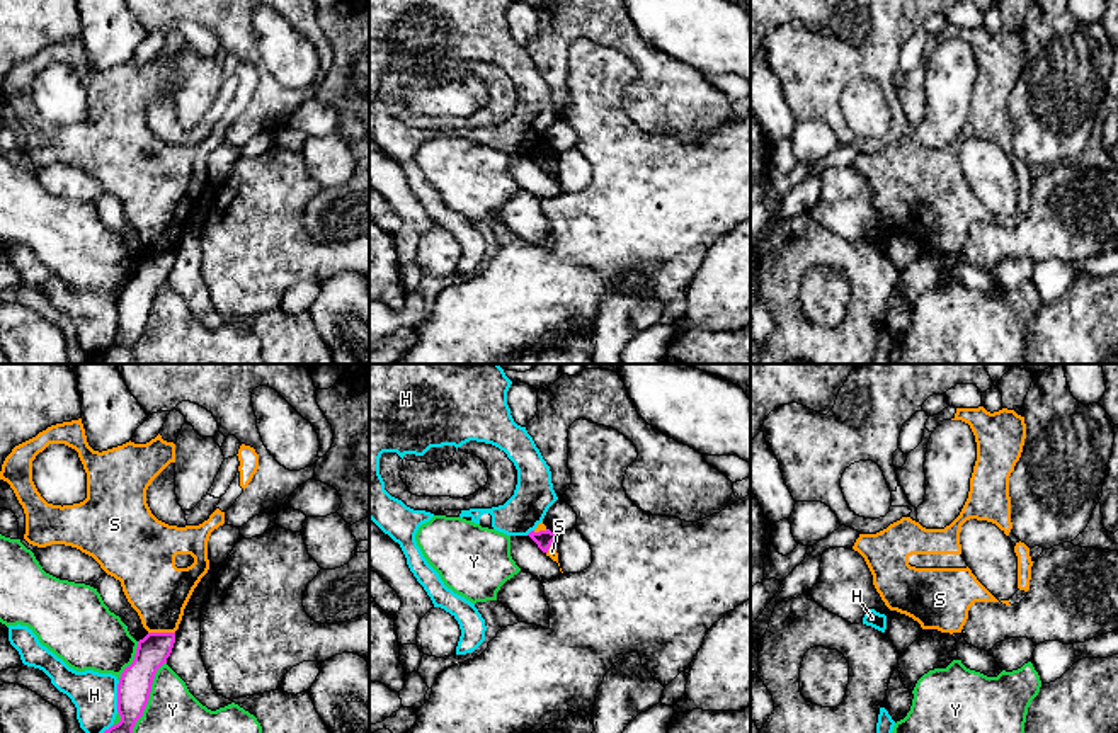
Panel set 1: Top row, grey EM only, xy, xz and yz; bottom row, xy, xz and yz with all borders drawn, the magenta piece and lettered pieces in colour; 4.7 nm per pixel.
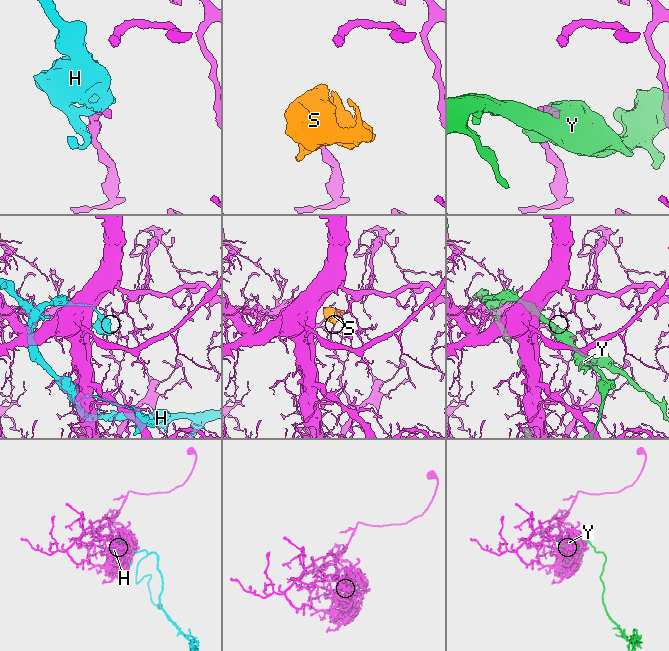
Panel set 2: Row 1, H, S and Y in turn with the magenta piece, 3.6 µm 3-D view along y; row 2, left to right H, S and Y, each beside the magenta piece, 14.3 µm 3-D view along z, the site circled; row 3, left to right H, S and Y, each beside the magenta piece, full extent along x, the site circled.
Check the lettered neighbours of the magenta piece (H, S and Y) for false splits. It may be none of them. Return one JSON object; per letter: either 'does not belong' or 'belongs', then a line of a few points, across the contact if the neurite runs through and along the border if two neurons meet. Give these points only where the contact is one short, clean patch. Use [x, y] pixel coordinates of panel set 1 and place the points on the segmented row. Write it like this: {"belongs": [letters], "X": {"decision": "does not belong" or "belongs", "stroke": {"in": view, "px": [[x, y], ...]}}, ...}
{"belongs": [], "H": {"decision": "does not belong"}, "S": {"decision": "does not belong", "stroke": {"in": "xy", "px": [[148, 631], [174, 633]]}}, "Y": {"decision": "does not belong"}}

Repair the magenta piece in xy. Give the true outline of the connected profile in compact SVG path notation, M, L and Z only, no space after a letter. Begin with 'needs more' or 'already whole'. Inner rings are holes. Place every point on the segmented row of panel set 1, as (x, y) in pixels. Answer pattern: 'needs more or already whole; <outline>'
already whole; M148 633L138 641L134 660L124 668L117 684L117 713L121 721L104 733L133 733L148 704L157 670L167 663L175 633Z

